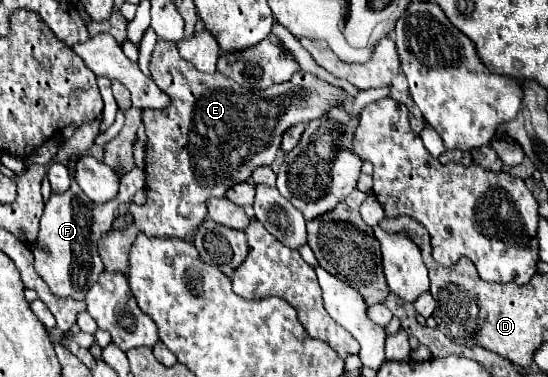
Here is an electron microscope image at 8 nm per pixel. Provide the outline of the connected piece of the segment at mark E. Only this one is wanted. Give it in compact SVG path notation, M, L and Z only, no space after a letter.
M158 40L156 48L154 48L154 52L152 52L150 74L152 74L152 80L160 86L160 90L164 90L164 92L170 96L172 104L170 104L170 108L166 108L166 112L162 112L162 110L144 110L144 112L142 112L142 124L144 124L146 134L148 134L148 144L146 144L146 196L148 196L148 202L146 202L144 206L134 205L129 207L129 211L134 217L134 224L132 224L130 228L122 230L122 232L110 230L110 232L100 240L98 250L100 250L100 256L102 256L104 268L106 268L108 272L124 272L124 274L126 274L126 270L128 270L128 250L130 250L130 246L132 246L132 242L134 242L134 238L136 238L138 232L146 232L146 236L162 236L162 238L184 238L184 240L190 240L194 228L198 228L198 226L204 222L204 218L208 216L208 212L206 212L206 200L208 200L210 196L224 196L226 190L228 190L232 184L246 182L246 180L250 178L250 174L254 172L254 168L264 166L264 164L270 166L270 164L274 162L274 158L276 158L278 148L280 148L280 138L282 138L282 134L284 134L292 124L316 120L316 118L320 118L322 114L328 114L328 110L332 110L334 106L348 102L348 94L346 94L342 88L332 86L332 84L328 84L326 80L322 80L322 78L318 78L318 76L314 76L314 74L310 74L310 72L304 72L304 70L298 70L296 76L292 76L292 80L282 82L282 84L278 84L278 86L270 86L270 88L266 88L266 90L262 90L262 92L252 92L252 90L240 88L240 84L236 84L232 78L228 78L228 76L224 76L224 74L220 74L220 72L204 74L204 72L196 70L192 64L188 64L184 58L178 56L176 44L164 42L164 40Z

